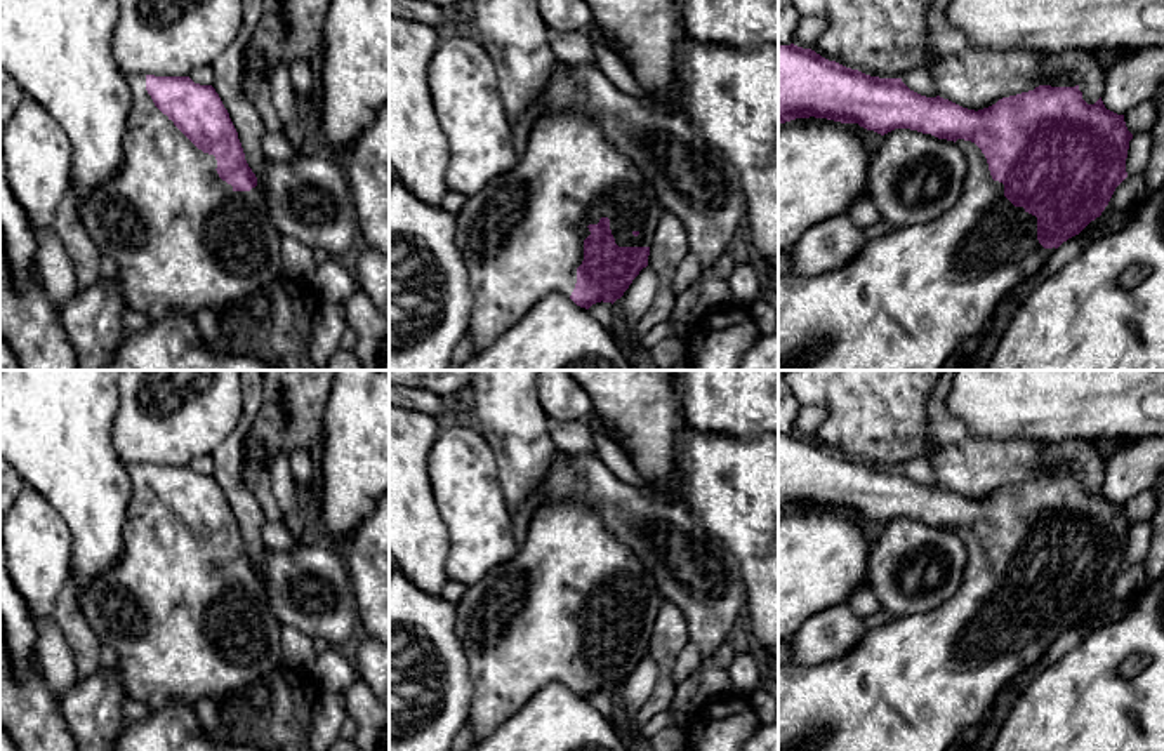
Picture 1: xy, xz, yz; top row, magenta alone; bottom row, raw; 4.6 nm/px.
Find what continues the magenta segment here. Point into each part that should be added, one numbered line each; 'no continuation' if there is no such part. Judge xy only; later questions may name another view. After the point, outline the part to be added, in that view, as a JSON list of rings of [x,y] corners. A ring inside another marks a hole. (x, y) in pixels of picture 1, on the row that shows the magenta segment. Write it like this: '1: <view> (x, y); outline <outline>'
1: xy (183, 240); outline [[[127,75],[130,113],[123,136],[123,165],[78,203],[89,236],[118,264],[127,308],[149,322],[170,313],[196,316],[202,308],[217,315],[243,302],[255,322],[268,316],[266,301],[254,296],[283,282],[278,229],[269,223],[259,186],[235,191],[217,174],[214,155],[198,150],[153,103],[146,75]]]

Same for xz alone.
1: xz (522, 237); outline [[[585,111],[537,118],[516,165],[467,196],[455,214],[455,243],[474,299],[467,329],[473,353],[495,342],[547,294],[572,296],[589,224],[608,217],[618,247],[651,247],[664,214],[651,184],[605,139],[596,118]]]

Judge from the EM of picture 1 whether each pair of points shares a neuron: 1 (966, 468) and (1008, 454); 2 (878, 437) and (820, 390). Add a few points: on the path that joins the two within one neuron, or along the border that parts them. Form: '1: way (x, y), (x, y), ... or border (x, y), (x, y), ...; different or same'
1: way (977, 468), (998, 465); same
2: way (864, 423), (834, 393); same

